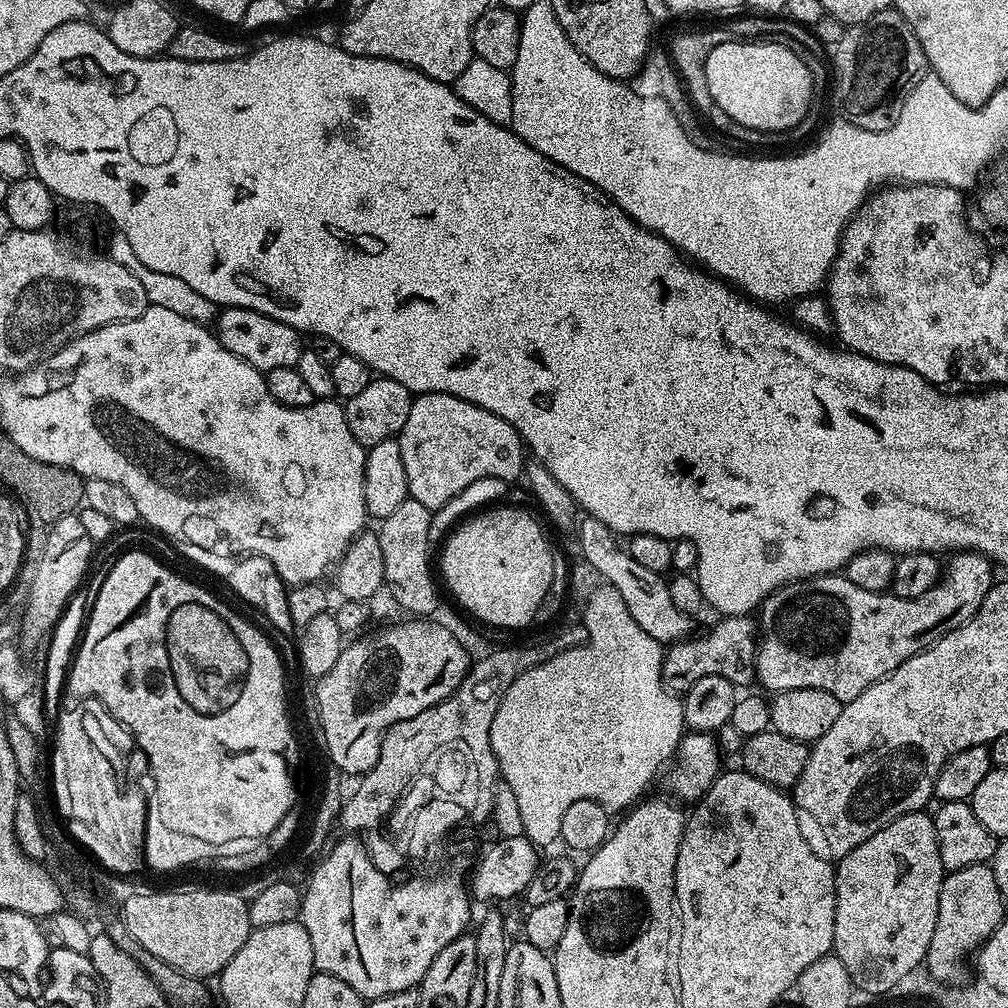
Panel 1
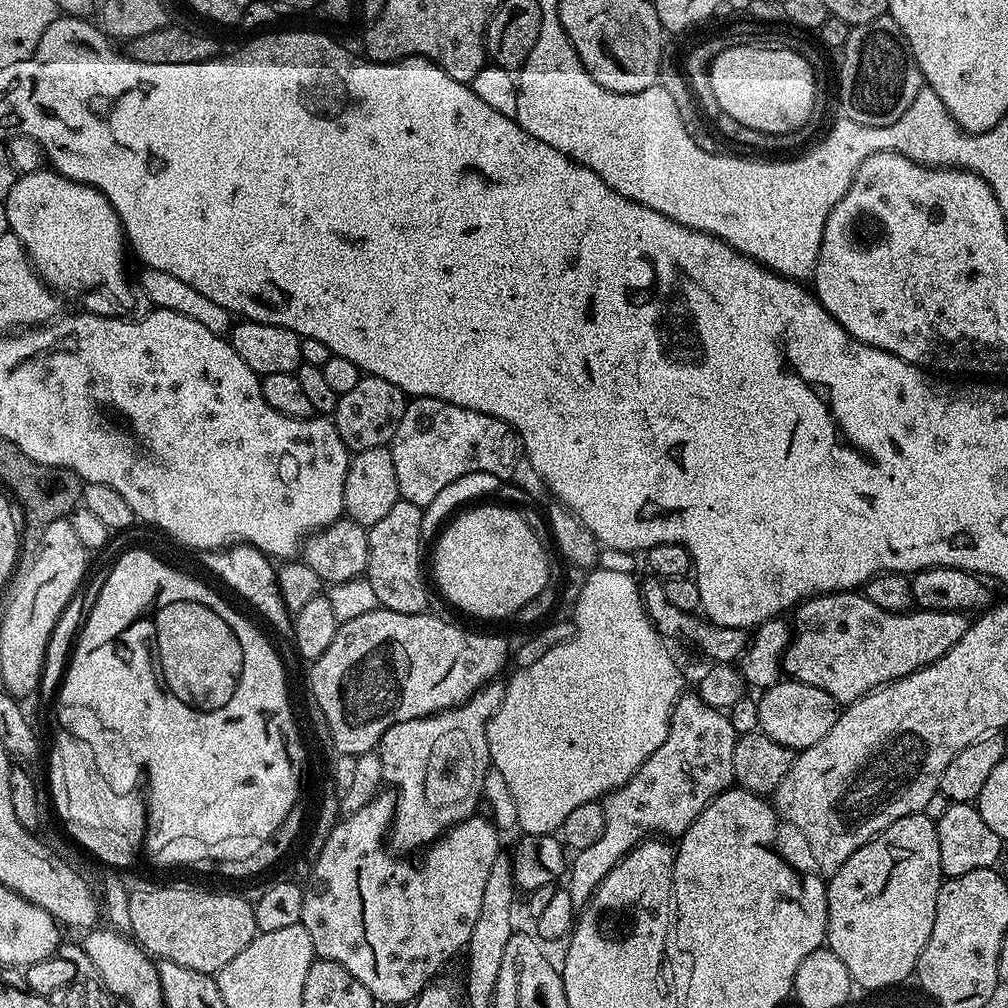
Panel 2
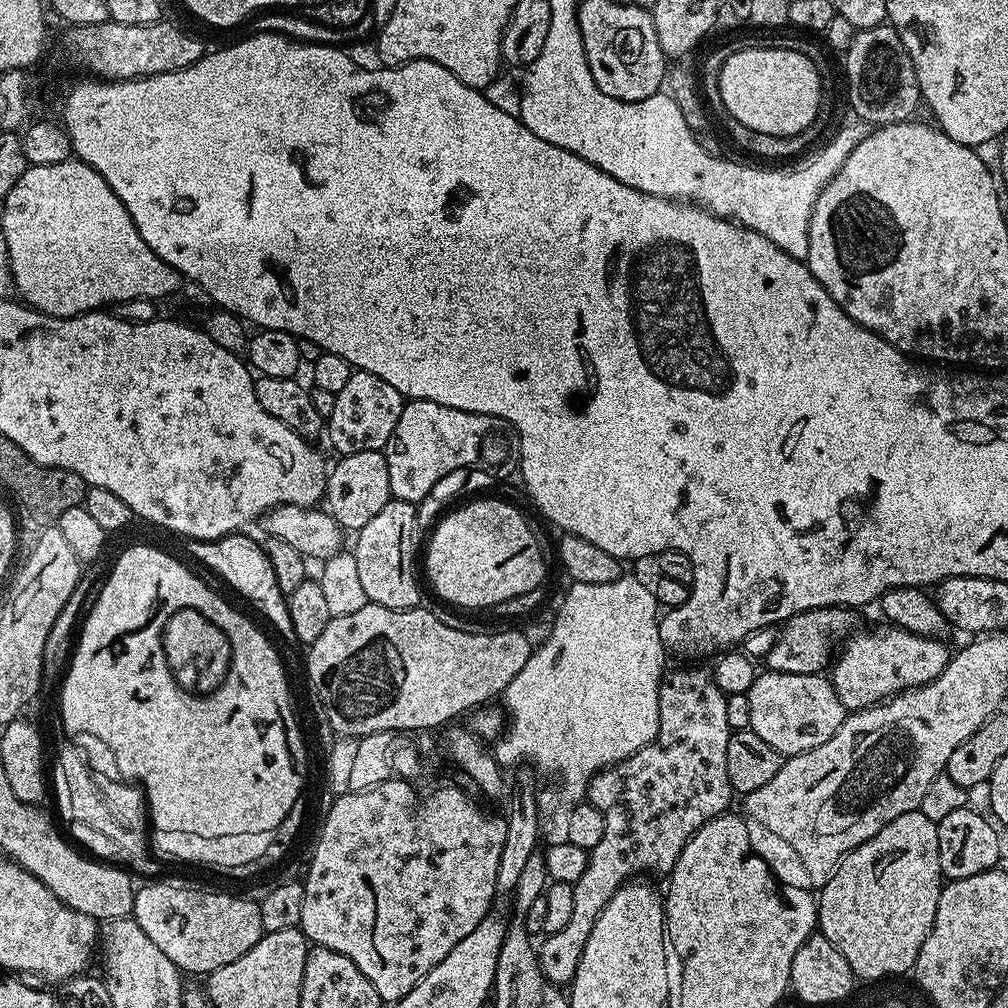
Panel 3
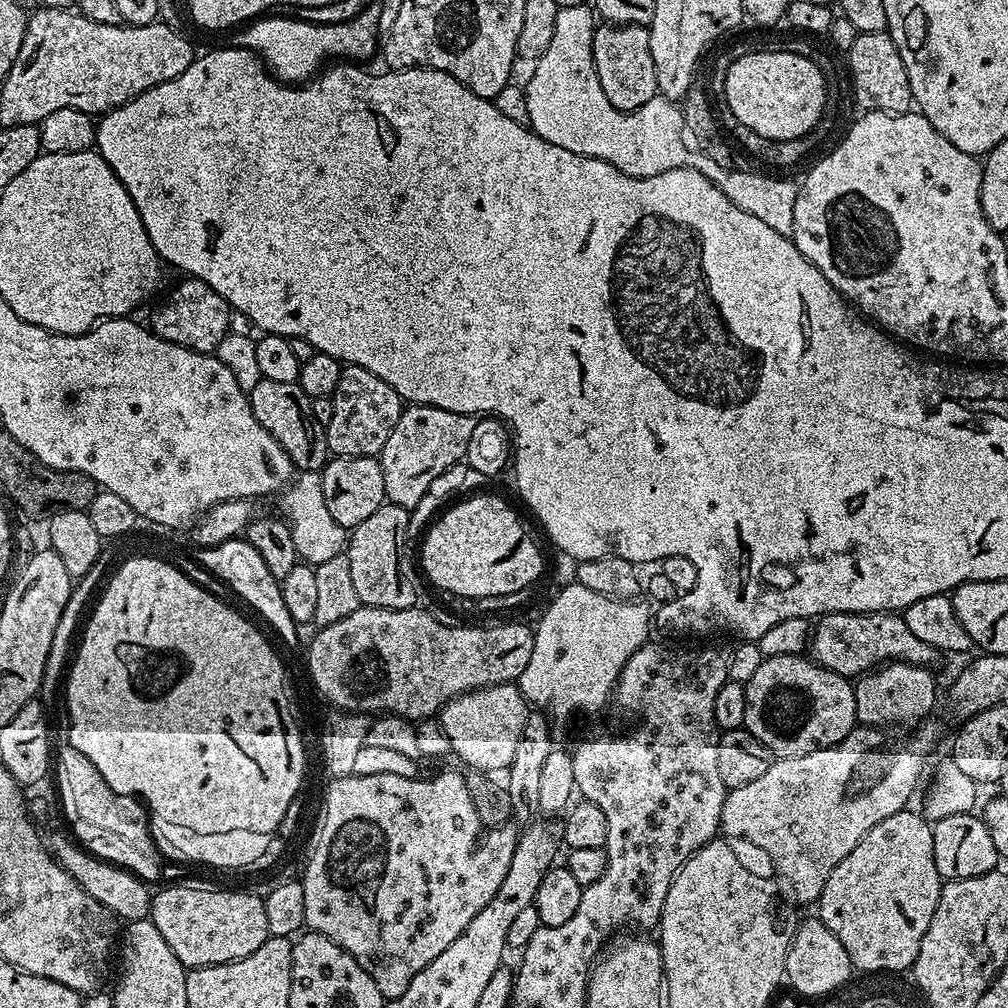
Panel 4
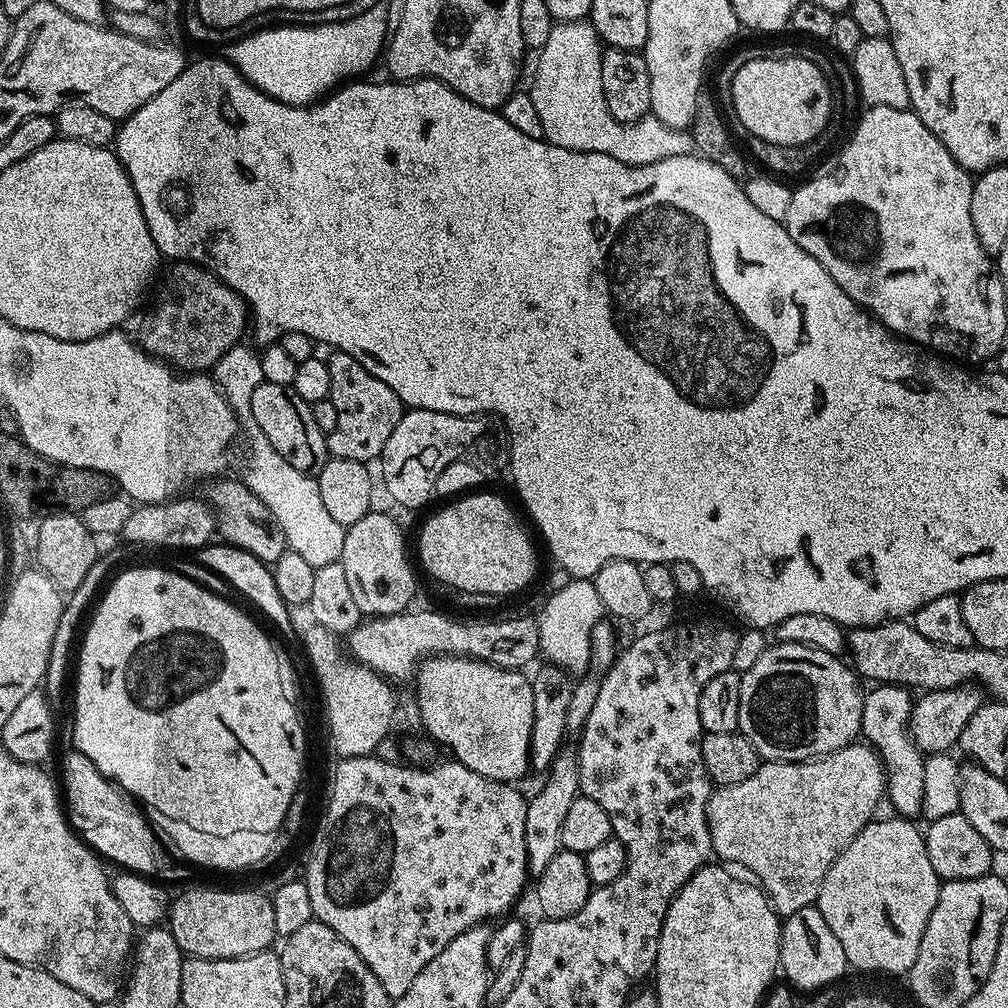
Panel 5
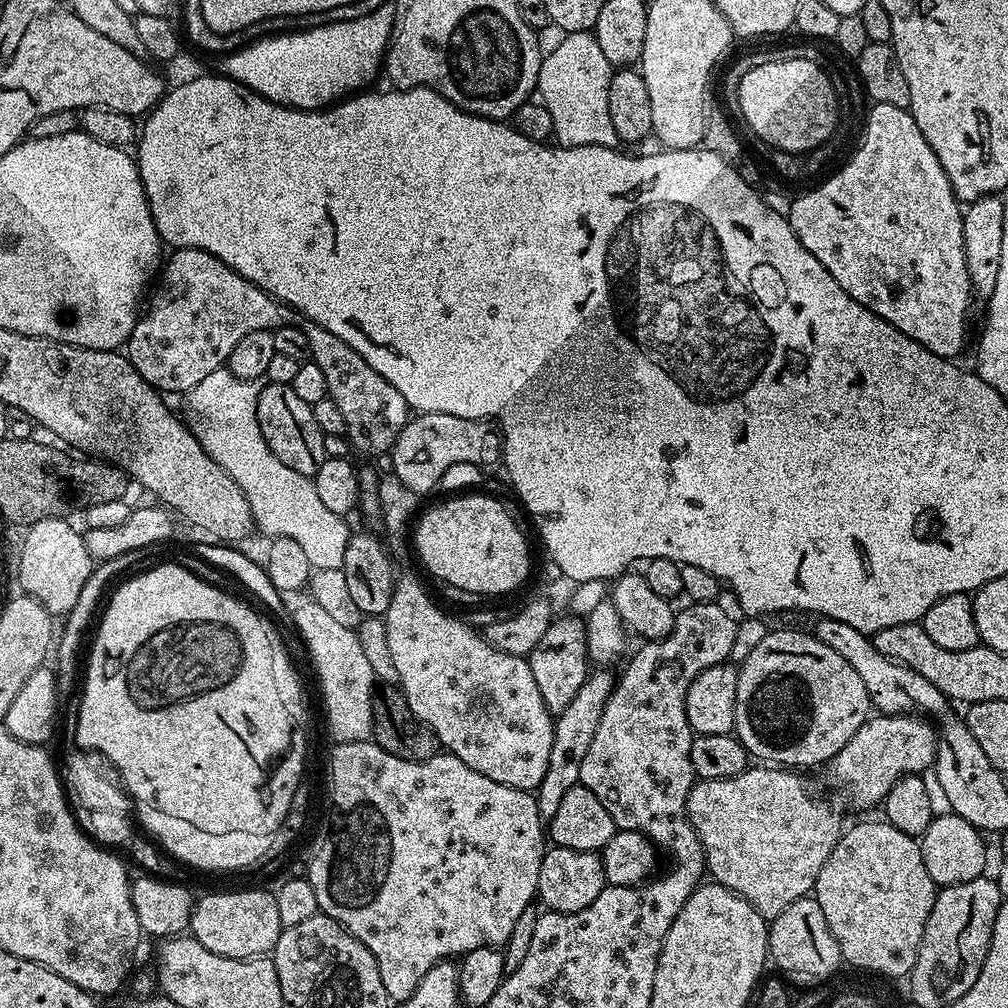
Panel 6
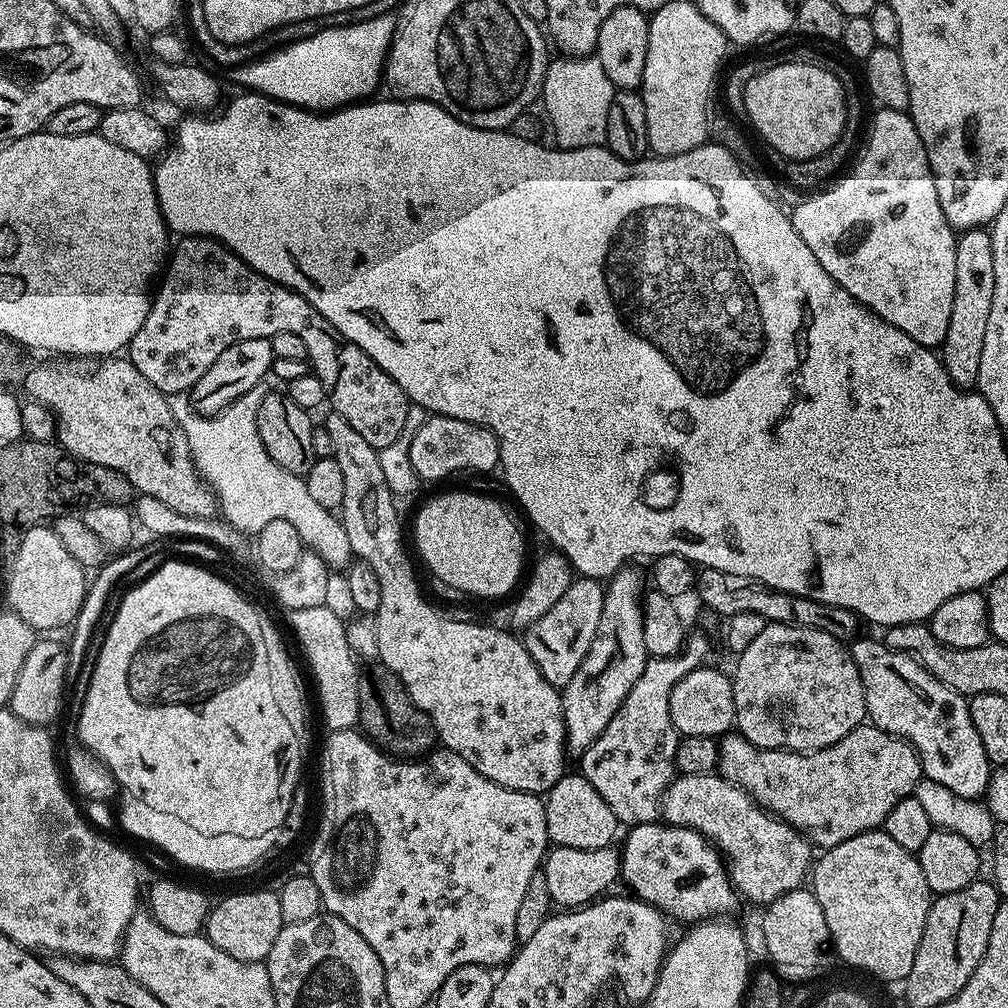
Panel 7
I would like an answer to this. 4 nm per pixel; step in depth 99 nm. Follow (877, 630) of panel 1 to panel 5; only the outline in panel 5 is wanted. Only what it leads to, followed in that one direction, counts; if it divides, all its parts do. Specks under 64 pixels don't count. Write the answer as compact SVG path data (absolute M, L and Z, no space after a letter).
M877 683L864 692L860 736L871 742L886 761L886 800L892 803L897 817L916 818L924 811L926 798L926 759L910 735L908 723L912 717L914 696L899 684Z

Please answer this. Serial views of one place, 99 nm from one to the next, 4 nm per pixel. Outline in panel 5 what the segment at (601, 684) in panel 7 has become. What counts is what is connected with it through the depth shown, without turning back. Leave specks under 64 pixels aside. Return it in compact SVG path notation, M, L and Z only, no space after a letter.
M571 746L561 748L560 753L554 758L554 762L548 767L543 780L544 785L541 786L540 792L534 793L527 801L528 809L526 810L525 822L528 872L536 878L542 874L542 870L546 870L546 865L554 859L554 854L562 851L560 847L562 822L570 810L570 805L576 801L577 796L581 795L580 758L577 749L571 748Z

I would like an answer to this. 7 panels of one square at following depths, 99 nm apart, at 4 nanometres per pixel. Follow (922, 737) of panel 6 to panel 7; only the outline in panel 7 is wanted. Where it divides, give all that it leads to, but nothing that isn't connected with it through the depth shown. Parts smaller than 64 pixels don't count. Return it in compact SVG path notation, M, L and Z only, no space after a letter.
M871 722L858 725L838 742L817 752L790 752L783 748L759 748L745 736L728 734L719 741L719 775L744 789L761 808L785 820L807 836L817 849L833 848L846 838L863 832L875 832L883 825L886 814L898 806L902 798L913 795L922 779L920 759L901 736L891 736Z

